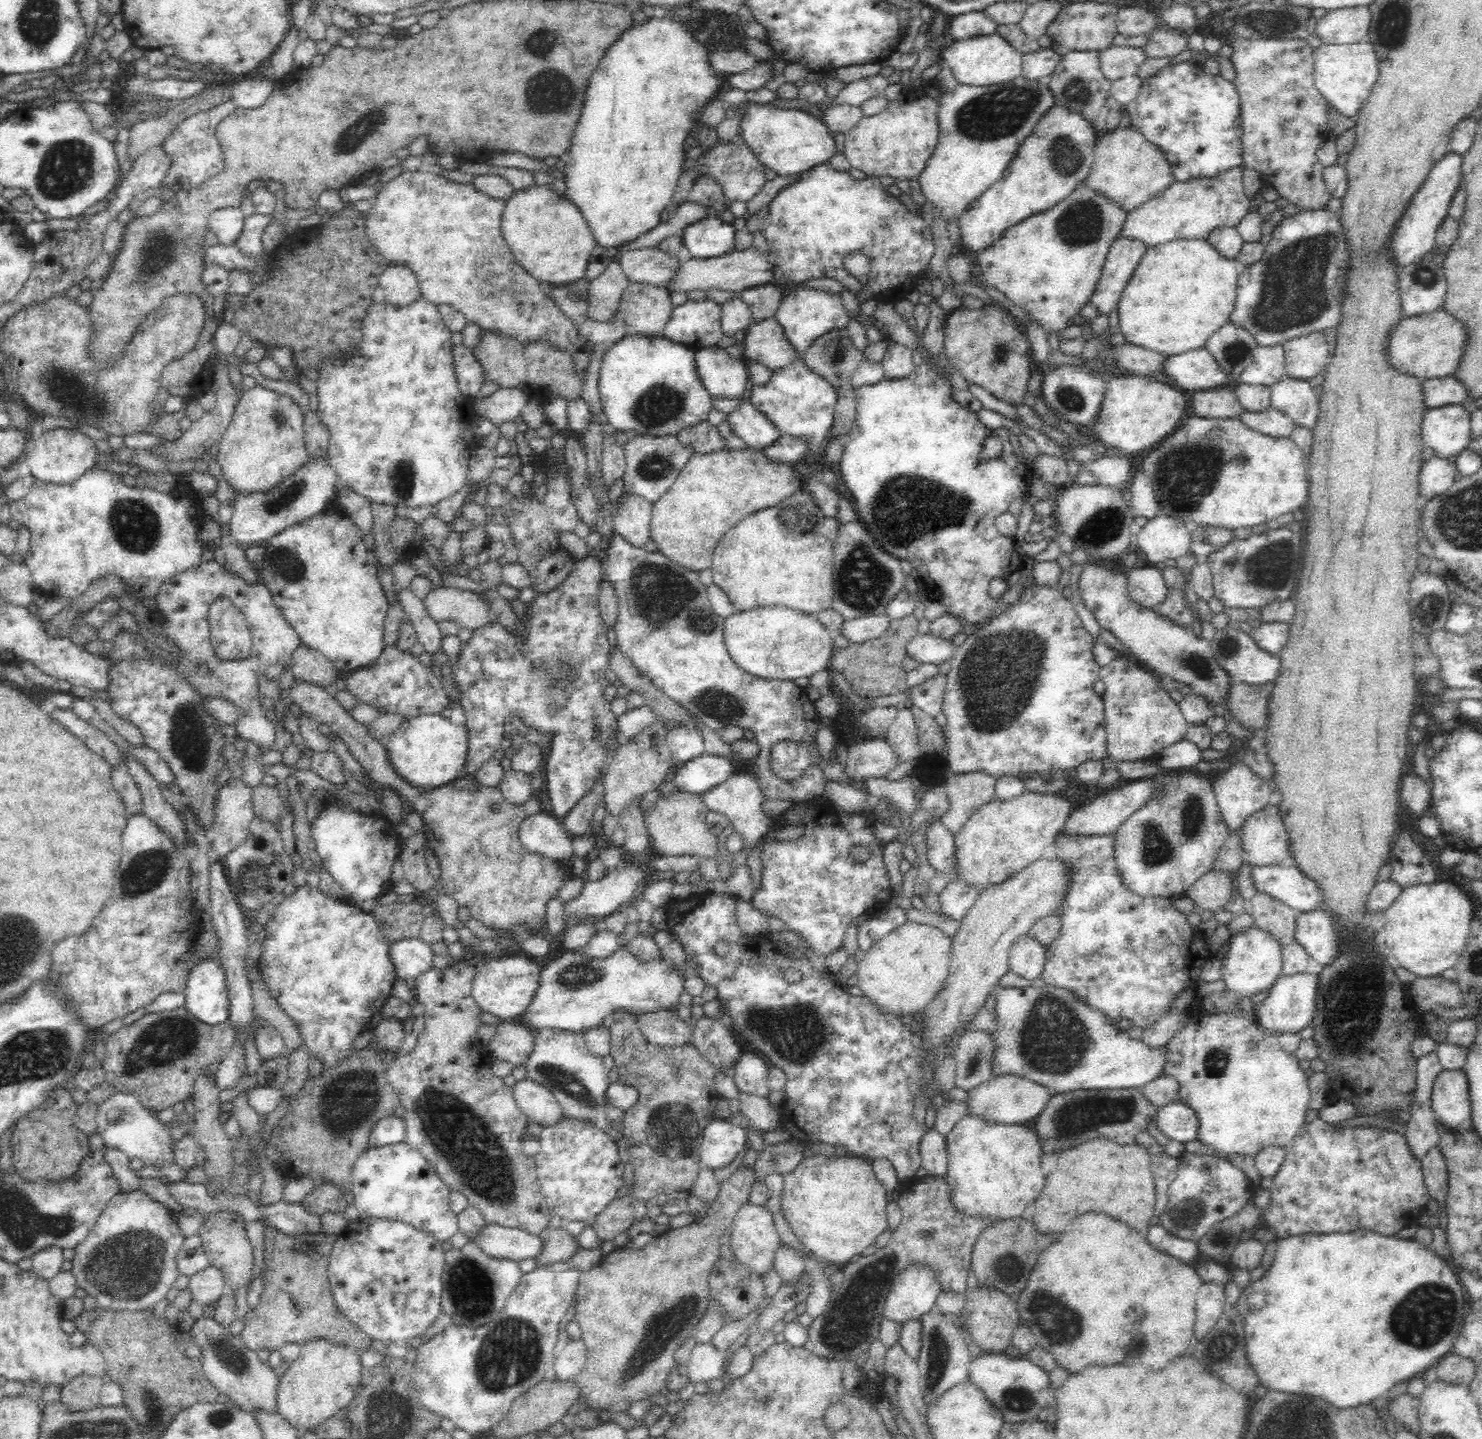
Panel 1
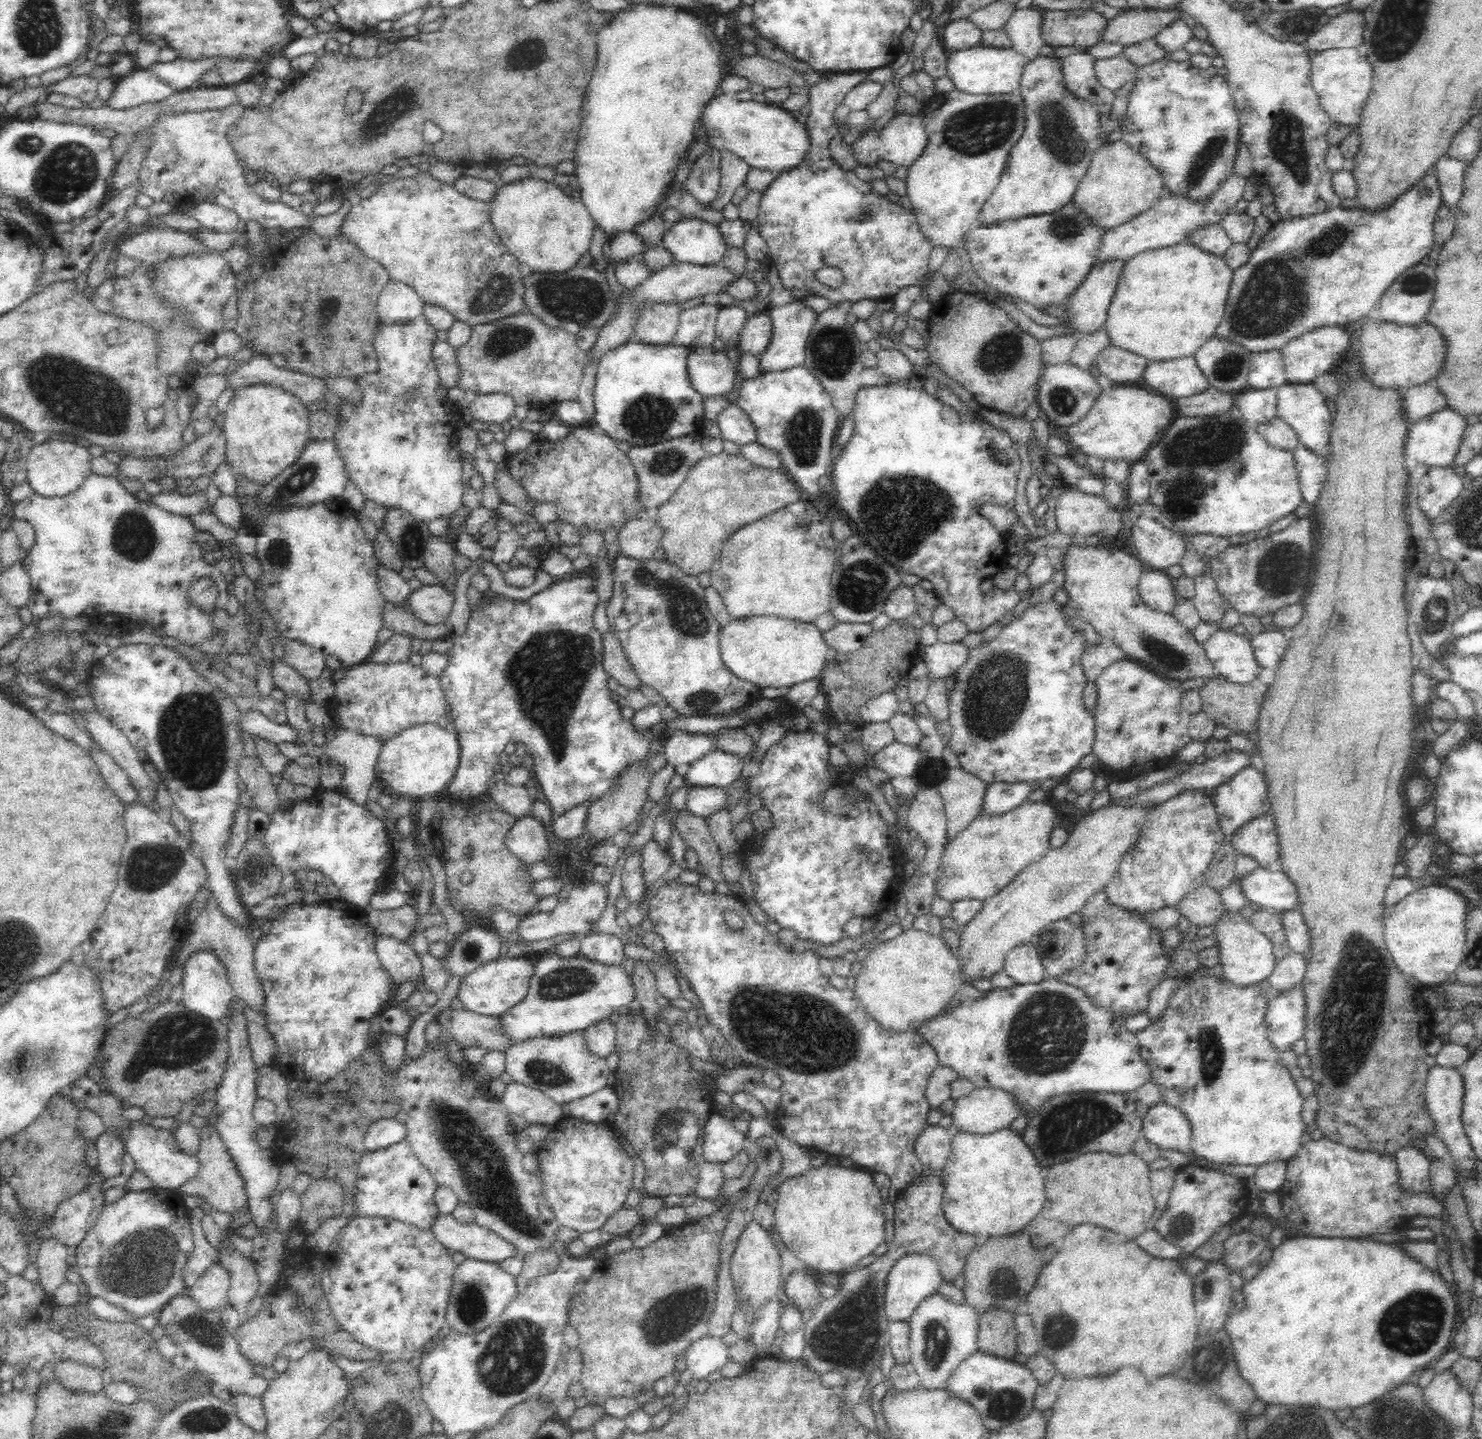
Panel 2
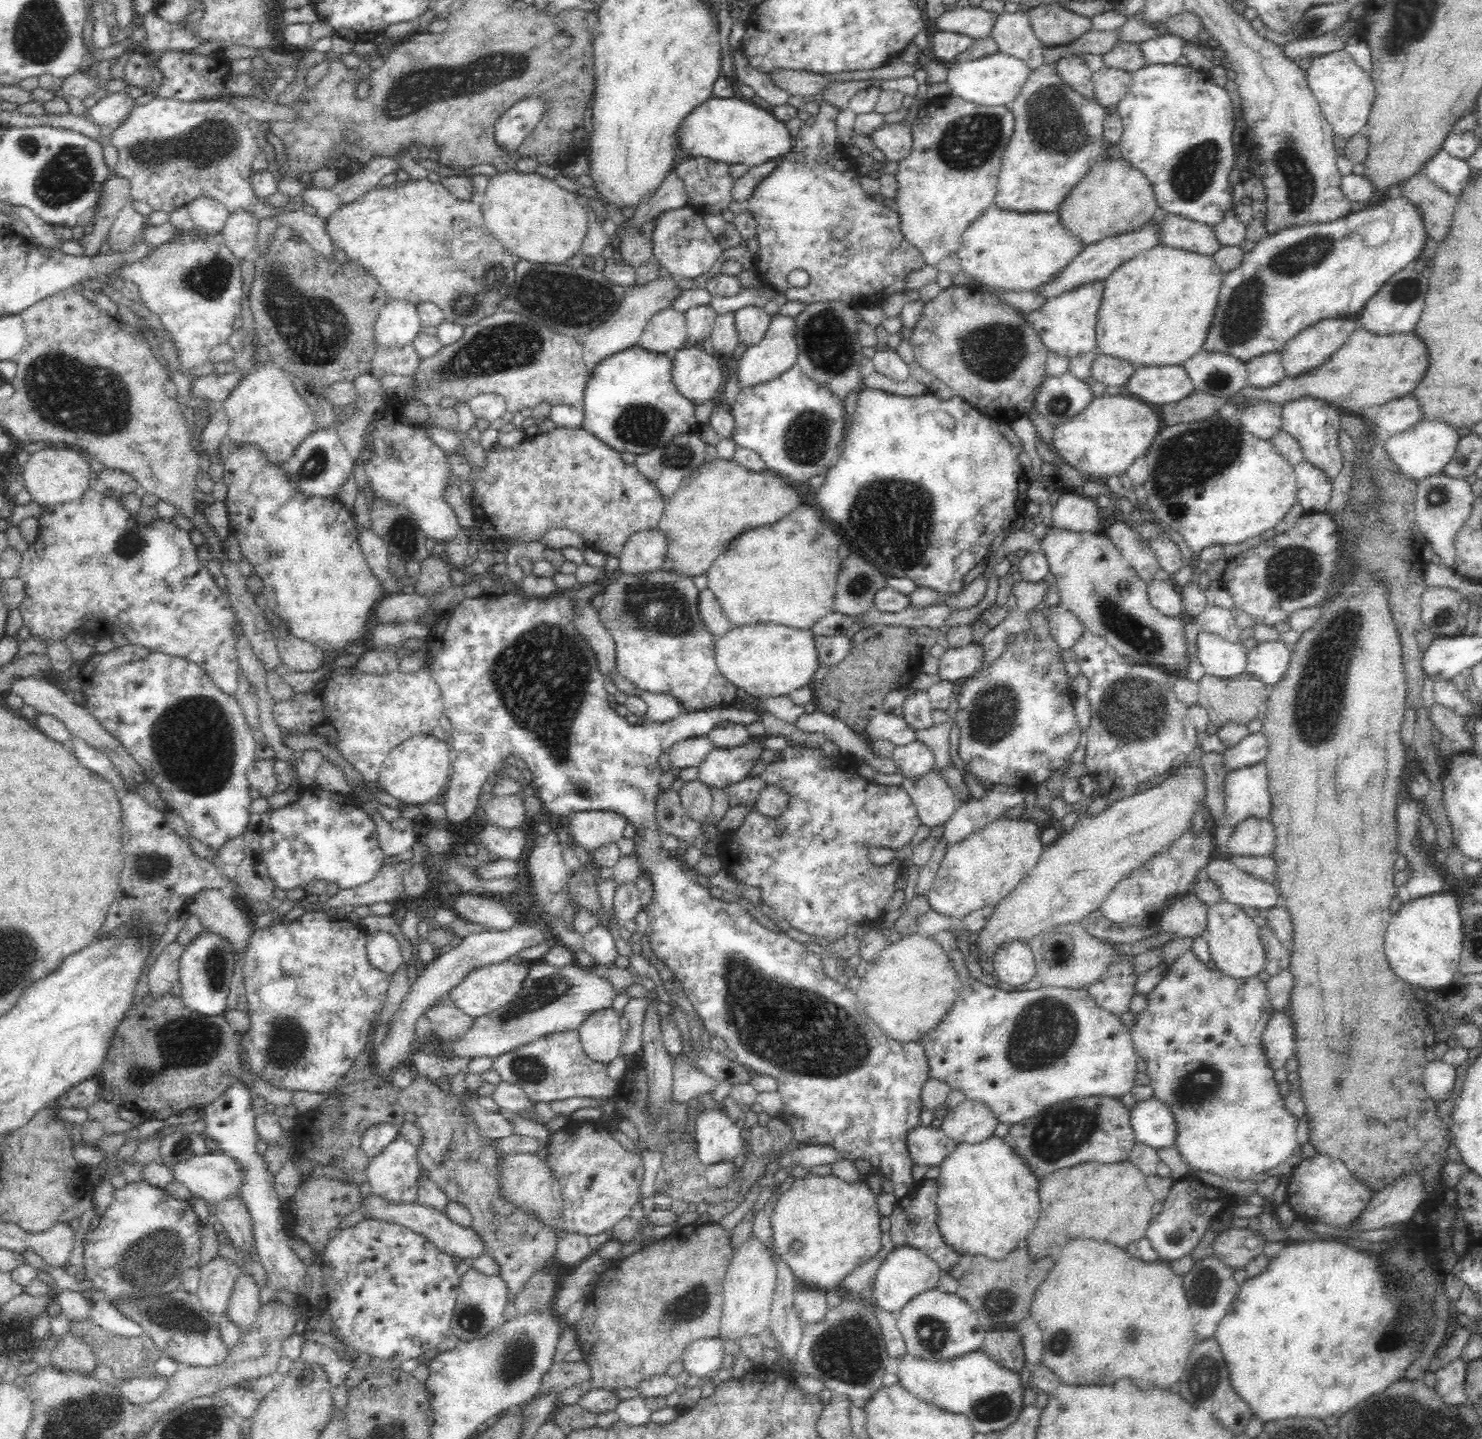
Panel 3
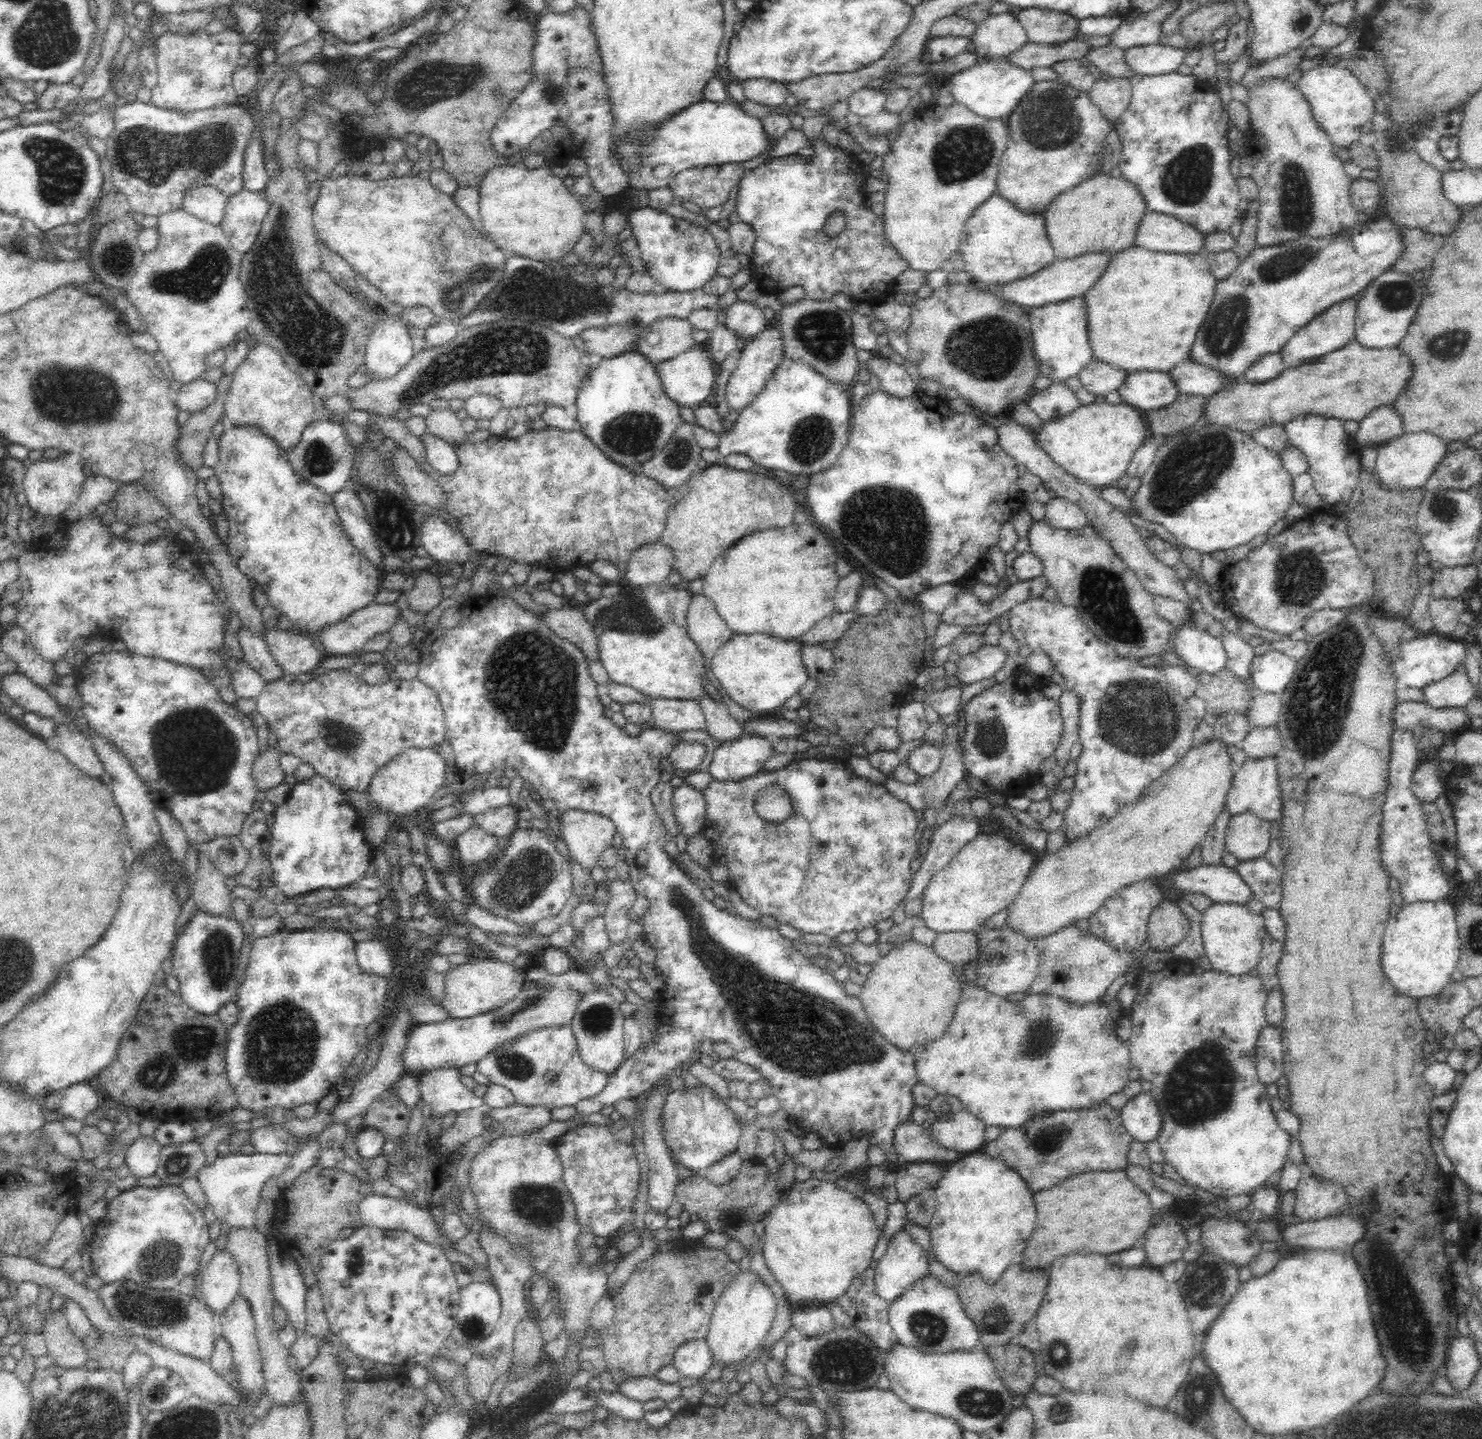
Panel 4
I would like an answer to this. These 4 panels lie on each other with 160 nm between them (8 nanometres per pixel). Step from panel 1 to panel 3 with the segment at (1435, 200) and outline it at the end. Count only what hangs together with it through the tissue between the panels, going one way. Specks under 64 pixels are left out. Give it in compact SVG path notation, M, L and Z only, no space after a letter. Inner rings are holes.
M1401 191L1399 193L1391 193L1387 199L1384 199L1382 204L1374 204L1374 206L1365 204L1362 210L1346 213L1344 216L1339 216L1331 221L1315 223L1298 224L1290 226L1290 228L1284 228L1278 232L1267 234L1258 240L1258 243L1254 245L1254 248L1250 252L1245 253L1242 262L1236 268L1225 273L1224 282L1221 284L1218 306L1216 307L1216 312L1214 312L1214 322L1210 326L1210 332L1206 336L1202 349L1226 352L1247 361L1264 353L1280 353L1291 338L1294 338L1294 336L1301 333L1305 328L1320 322L1320 320L1346 319L1356 316L1356 314L1360 314L1364 310L1364 307L1368 304L1368 300L1394 274L1400 272L1402 268L1408 267L1410 263L1417 262L1421 256L1421 252L1426 249L1427 241L1430 238L1427 227L1424 224L1424 213L1422 213L1422 209L1408 195L1404 195Z

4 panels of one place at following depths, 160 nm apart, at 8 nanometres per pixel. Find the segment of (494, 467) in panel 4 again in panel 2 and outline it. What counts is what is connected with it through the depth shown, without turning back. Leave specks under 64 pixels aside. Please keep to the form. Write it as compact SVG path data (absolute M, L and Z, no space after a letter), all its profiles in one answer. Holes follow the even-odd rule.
M588 426L570 428L566 440L550 441L539 437L524 452L507 454L505 464L508 466L508 472L526 487L530 503L536 506L542 502L555 502L558 518L570 521L577 527L586 525L588 529L602 529L606 532L613 526L614 530L619 532L619 528L631 516L644 509L635 502L637 480L634 465L627 453L618 449L612 437L606 433L595 434Z

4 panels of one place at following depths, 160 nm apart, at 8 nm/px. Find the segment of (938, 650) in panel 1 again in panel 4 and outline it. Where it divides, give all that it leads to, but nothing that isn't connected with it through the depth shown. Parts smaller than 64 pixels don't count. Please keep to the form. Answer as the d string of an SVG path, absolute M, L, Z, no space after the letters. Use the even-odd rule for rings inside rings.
M996 644L980 646L976 652L960 656L954 676L960 684L969 685L990 678L1002 666L1004 651Z

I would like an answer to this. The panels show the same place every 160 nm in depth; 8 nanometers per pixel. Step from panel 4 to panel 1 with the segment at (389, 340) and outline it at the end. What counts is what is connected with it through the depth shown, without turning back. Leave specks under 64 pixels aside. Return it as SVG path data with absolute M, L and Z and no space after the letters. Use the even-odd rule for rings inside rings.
M389 262L379 276L375 294L386 303L413 303L421 295L414 269L408 263Z

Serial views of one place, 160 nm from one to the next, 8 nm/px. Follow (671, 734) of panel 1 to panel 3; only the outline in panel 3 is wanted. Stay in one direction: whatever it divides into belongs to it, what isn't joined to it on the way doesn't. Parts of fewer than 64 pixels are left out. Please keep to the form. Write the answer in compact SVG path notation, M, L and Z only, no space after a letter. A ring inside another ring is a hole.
M709 736L680 740L668 750L671 766L682 769L698 766L713 748L714 746Z

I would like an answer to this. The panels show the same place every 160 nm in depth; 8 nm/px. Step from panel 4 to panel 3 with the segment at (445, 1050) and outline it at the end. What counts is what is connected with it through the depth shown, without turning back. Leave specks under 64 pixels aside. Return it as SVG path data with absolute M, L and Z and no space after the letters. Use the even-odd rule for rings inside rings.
M544 960L538 961L529 967L528 976L524 979L522 990L518 992L518 996L512 1002L485 1014L484 1016L476 1017L470 1032L466 1032L466 1036L462 1040L446 1040L439 1041L434 1050L440 1057L440 1043L446 1043L448 1049L456 1049L455 1058L460 1056L470 1056L471 1059L478 1056L492 1056L494 1058L511 1052L515 1048L528 1044L530 1041L538 1040L542 1036L554 1034L558 1032L577 1030L579 1026L590 1016L601 1011L602 1008L610 1008L614 998L620 992L608 978L602 974L596 974L592 968L588 966L579 966L577 962L570 963L564 966L556 966Z

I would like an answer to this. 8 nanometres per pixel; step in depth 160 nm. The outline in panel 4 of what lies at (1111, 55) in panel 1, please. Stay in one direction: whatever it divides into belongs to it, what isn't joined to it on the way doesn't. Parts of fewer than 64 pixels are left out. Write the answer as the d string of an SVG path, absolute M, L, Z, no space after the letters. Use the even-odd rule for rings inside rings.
M1102 76L1092 85L1087 94L1102 115L1115 123L1130 104L1131 82L1126 76L1110 78Z

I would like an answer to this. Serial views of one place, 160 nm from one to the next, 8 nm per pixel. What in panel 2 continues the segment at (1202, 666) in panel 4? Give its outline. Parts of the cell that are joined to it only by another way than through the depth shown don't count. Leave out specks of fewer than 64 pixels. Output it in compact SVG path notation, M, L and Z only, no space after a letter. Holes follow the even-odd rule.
M1226 627L1214 632L1205 650L1216 672L1226 680L1248 684L1264 670L1254 655L1251 640Z

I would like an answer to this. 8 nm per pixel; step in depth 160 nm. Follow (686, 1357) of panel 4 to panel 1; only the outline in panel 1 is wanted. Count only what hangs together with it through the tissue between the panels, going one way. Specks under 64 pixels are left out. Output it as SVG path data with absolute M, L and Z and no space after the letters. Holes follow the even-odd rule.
M705 1343L693 1346L684 1364L688 1367L687 1375L689 1379L696 1384L696 1382L710 1382L710 1380L720 1378L723 1371L726 1370L727 1358L726 1353L718 1351L712 1343Z

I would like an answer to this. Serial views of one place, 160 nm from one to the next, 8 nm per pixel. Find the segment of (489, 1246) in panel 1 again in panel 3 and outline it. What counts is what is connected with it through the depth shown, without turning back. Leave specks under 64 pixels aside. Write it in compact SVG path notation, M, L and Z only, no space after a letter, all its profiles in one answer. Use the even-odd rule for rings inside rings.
M369 1195L363 1200L363 1209L369 1212L369 1216L376 1217L376 1219L394 1221L406 1225L408 1228L413 1228L414 1231L422 1234L430 1242L434 1243L438 1250L452 1255L457 1261L480 1258L482 1254L486 1254L486 1241L478 1235L478 1232L474 1231L471 1226L465 1227L461 1224L456 1224L456 1221L450 1219L445 1212L429 1208L419 1203L392 1205L390 1203L384 1203L384 1201L373 1195Z

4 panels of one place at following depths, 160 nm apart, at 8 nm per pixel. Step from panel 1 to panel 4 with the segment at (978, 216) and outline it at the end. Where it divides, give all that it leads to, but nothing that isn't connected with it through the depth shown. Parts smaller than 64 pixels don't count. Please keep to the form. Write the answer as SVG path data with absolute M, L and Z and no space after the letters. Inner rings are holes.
M1056 80L1034 81L1017 108L1008 116L1009 140L1002 156L997 175L997 193L1027 213L1046 212L1050 202L1065 190L1084 182L1102 170L1102 146L1114 123L1102 115L1087 93Z

